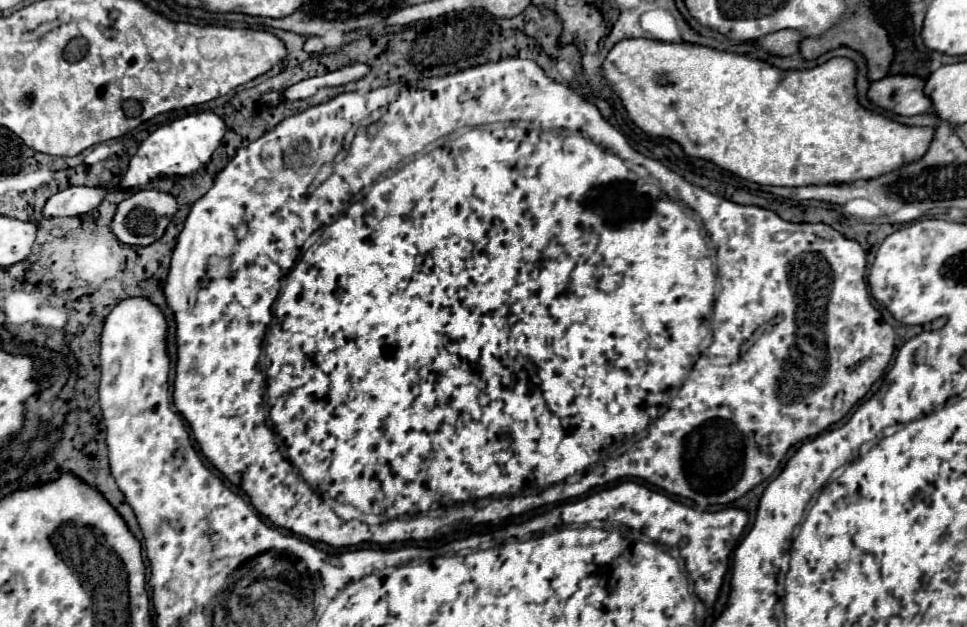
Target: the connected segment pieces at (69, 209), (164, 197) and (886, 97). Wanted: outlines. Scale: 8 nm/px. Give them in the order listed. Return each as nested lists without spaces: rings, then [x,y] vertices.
[[[71,186],[63,192],[53,194],[47,200],[47,204],[43,208],[43,218],[87,214],[103,202],[107,192],[109,192],[109,188],[105,188],[105,186]]]
[[[139,190],[117,206],[117,212],[109,228],[117,236],[117,240],[127,246],[149,246],[163,236],[175,212],[177,212],[177,200],[171,194],[157,190]]]
[[[887,76],[869,86],[867,98],[883,110],[915,116],[931,112],[933,104],[923,92],[925,80],[917,76]]]

